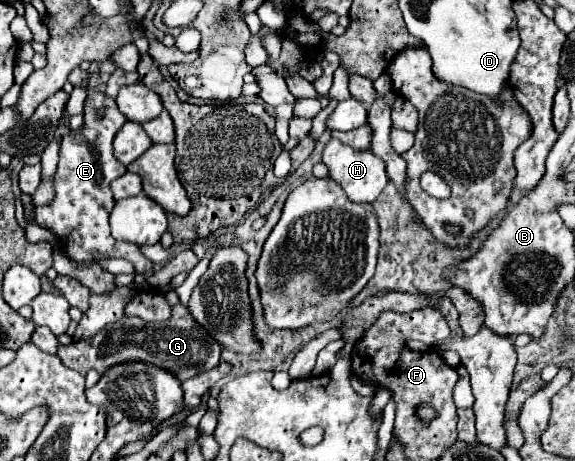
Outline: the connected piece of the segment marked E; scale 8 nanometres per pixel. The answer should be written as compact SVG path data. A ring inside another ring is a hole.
M97 90L89 92L85 104L87 112L83 128L77 134L63 136L61 140L59 166L55 174L55 200L49 206L35 208L37 224L53 230L53 234L61 240L65 254L77 262L93 260L93 252L97 250L109 258L127 258L135 264L139 274L151 274L153 264L143 258L139 246L115 240L109 232L109 214L115 206L109 184L127 172L127 168L113 156L111 142L127 118L119 112L113 98Z

